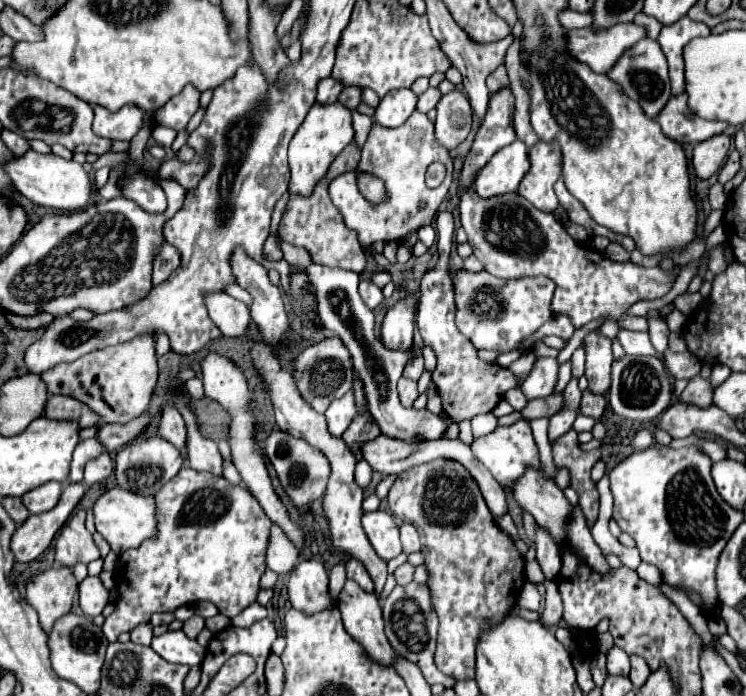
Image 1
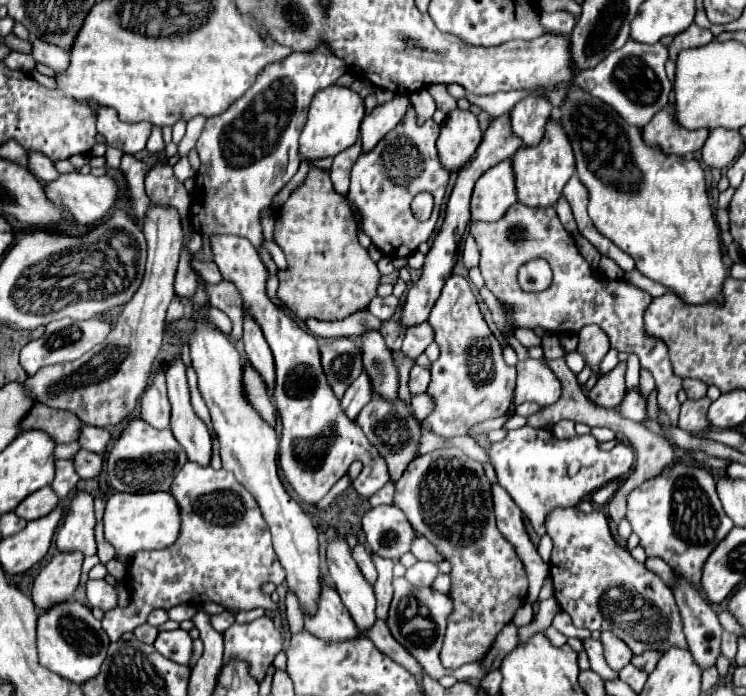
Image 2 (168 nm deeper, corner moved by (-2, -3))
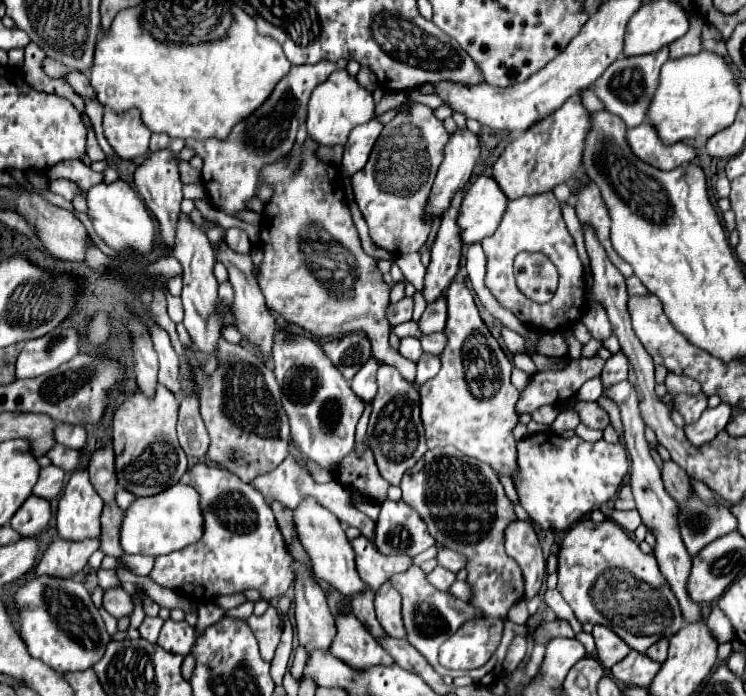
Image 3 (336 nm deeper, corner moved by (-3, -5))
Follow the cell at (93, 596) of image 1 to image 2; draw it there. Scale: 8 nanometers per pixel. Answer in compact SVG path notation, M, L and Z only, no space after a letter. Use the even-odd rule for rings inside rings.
M90 579L86 583L86 595L88 595L90 607L100 607L102 611L114 609L116 603L118 603L116 587L110 585L110 583L106 583L104 579L98 579L98 581Z

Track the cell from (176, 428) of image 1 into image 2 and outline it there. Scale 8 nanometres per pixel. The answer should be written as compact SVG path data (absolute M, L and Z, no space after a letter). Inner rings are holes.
M162 369L156 371L150 387L146 387L140 399L140 415L156 429L166 429L170 425L170 401L166 395L166 381Z

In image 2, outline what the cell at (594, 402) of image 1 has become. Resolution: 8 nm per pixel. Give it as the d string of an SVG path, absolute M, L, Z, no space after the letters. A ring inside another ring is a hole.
M626 361L618 363L610 373L602 375L594 389L590 391L590 401L602 405L602 407L618 407L624 399L624 373L626 373Z

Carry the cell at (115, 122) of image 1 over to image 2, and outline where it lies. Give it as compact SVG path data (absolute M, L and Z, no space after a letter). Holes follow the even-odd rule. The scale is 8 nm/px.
M100 107L98 111L98 133L102 133L110 147L120 149L122 153L138 153L146 147L152 125L150 123L124 123L118 119L116 111Z

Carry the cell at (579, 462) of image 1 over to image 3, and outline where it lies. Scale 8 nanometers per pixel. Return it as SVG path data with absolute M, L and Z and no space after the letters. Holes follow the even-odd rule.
M561 411L559 417L553 421L551 429L553 429L555 433L563 433L563 431L567 431L567 429L575 429L577 425L579 425L577 413L573 413L573 411Z

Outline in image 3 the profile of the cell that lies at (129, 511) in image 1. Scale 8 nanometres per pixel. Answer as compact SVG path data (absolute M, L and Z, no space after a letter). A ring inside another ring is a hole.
M173 485L153 497L137 497L123 513L121 547L125 553L137 555L167 555L201 537L201 511L197 505L197 491L189 485Z

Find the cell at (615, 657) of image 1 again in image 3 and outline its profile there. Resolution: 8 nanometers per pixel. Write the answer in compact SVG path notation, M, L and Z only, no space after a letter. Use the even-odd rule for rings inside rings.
M601 625L593 627L593 637L597 645L597 657L605 669L611 669L613 665L617 665L617 661L623 661L631 651L621 641L621 637L617 637L611 629L605 629Z

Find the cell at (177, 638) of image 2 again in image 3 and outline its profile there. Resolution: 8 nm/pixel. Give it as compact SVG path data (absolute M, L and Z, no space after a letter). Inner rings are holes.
M167 619L161 629L157 645L175 655L189 655L195 645L195 629L189 627L187 621L175 623L175 621Z

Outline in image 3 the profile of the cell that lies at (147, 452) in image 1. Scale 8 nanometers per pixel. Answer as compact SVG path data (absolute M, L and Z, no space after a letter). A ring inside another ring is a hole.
M163 385L157 387L153 399L143 393L131 393L115 411L113 417L113 451L115 451L115 471L119 487L133 495L157 495L171 485L175 485L187 469L187 455L181 449L175 423L177 423L179 403Z

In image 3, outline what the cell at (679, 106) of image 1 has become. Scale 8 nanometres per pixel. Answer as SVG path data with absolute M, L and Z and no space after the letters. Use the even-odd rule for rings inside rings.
M643 123L643 125L629 129L627 137L629 137L629 145L631 145L633 153L637 153L637 157L641 157L645 163L649 163L657 169L663 169L663 171L689 163L697 155L697 149L687 143L665 145L661 141L657 129L651 123L649 125Z

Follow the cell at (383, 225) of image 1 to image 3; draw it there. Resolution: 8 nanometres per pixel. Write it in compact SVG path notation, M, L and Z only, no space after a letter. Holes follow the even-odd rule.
M417 103L411 109L401 111L393 121L383 127L367 165L351 177L355 201L369 225L369 235L373 243L389 251L393 257L417 253L429 237L431 219L425 215L425 209L437 169L443 161L443 147L447 139L449 133L445 131L443 123L433 115L433 109Z

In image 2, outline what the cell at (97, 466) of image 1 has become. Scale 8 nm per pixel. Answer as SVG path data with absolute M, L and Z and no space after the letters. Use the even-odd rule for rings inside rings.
M80 449L72 457L72 463L76 467L76 473L82 479L94 479L94 477L98 477L98 473L102 469L102 457L98 453L90 453L90 451L84 451L84 449Z

